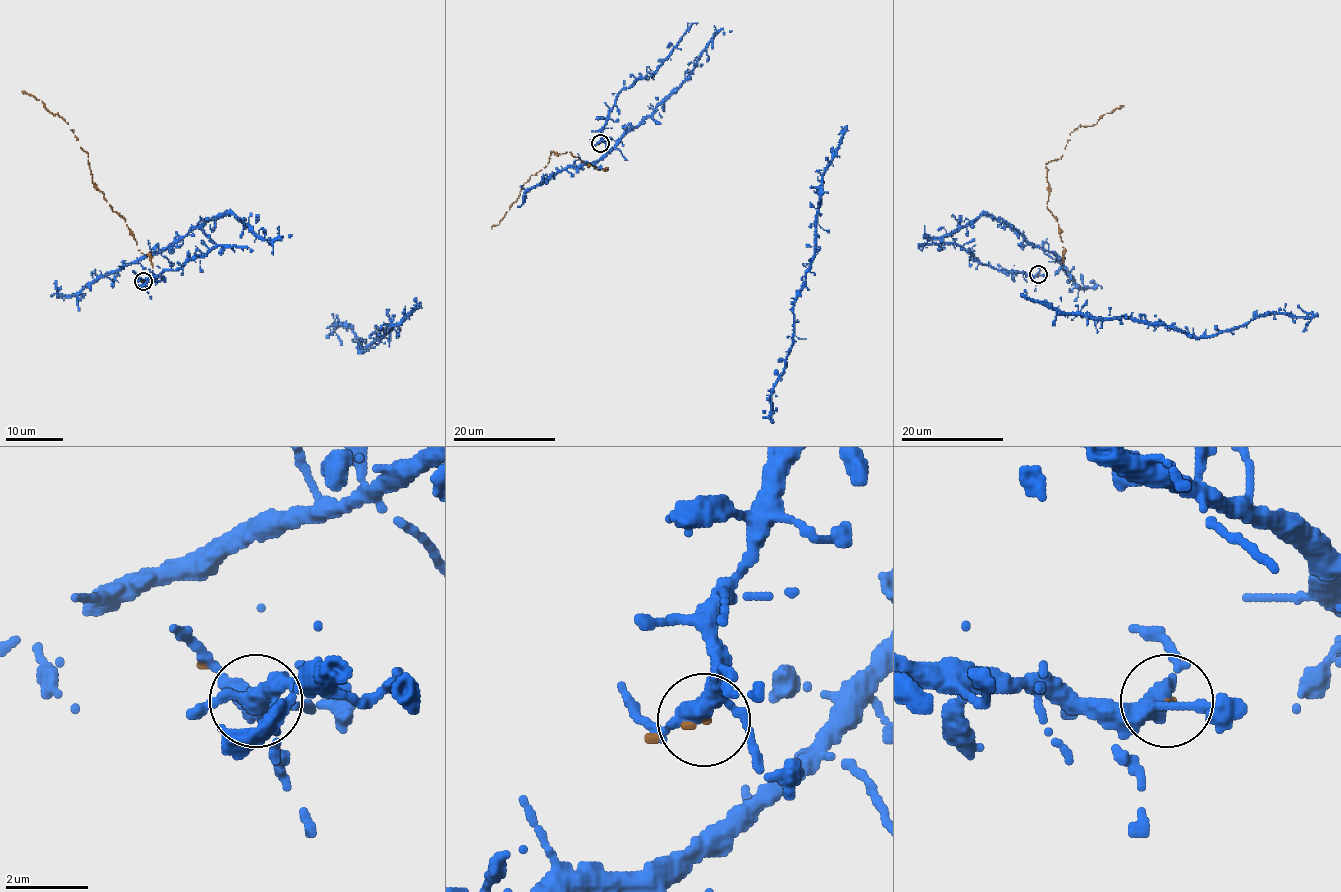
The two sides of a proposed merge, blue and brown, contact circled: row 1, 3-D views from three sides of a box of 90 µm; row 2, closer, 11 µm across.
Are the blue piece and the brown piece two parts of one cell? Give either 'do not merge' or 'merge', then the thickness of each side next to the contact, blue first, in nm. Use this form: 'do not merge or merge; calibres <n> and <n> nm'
merge; calibres 320 and 140 nm

